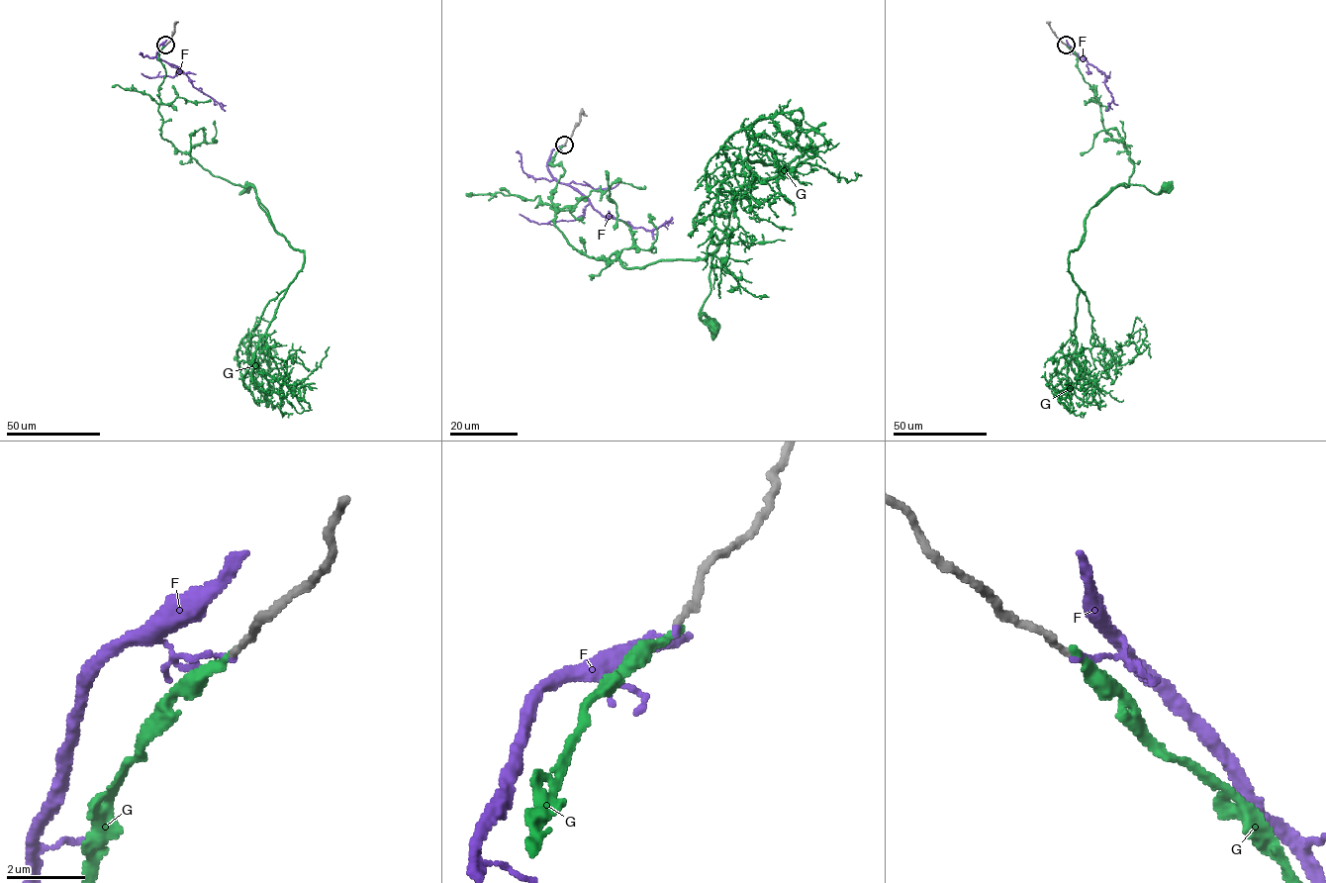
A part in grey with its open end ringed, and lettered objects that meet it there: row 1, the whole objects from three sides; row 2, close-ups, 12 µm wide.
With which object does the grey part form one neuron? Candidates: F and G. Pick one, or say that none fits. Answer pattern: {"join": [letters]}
{"join": ["G"]}

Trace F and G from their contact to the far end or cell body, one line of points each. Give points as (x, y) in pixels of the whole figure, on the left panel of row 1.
F: (165, 45), (158, 47), (156, 59), (175, 65), (194, 87), (225, 111)
G: (165, 45), (158, 56), (165, 71), (159, 86), (160, 136), (216, 176), (250, 183), (240, 194), (247, 186)

